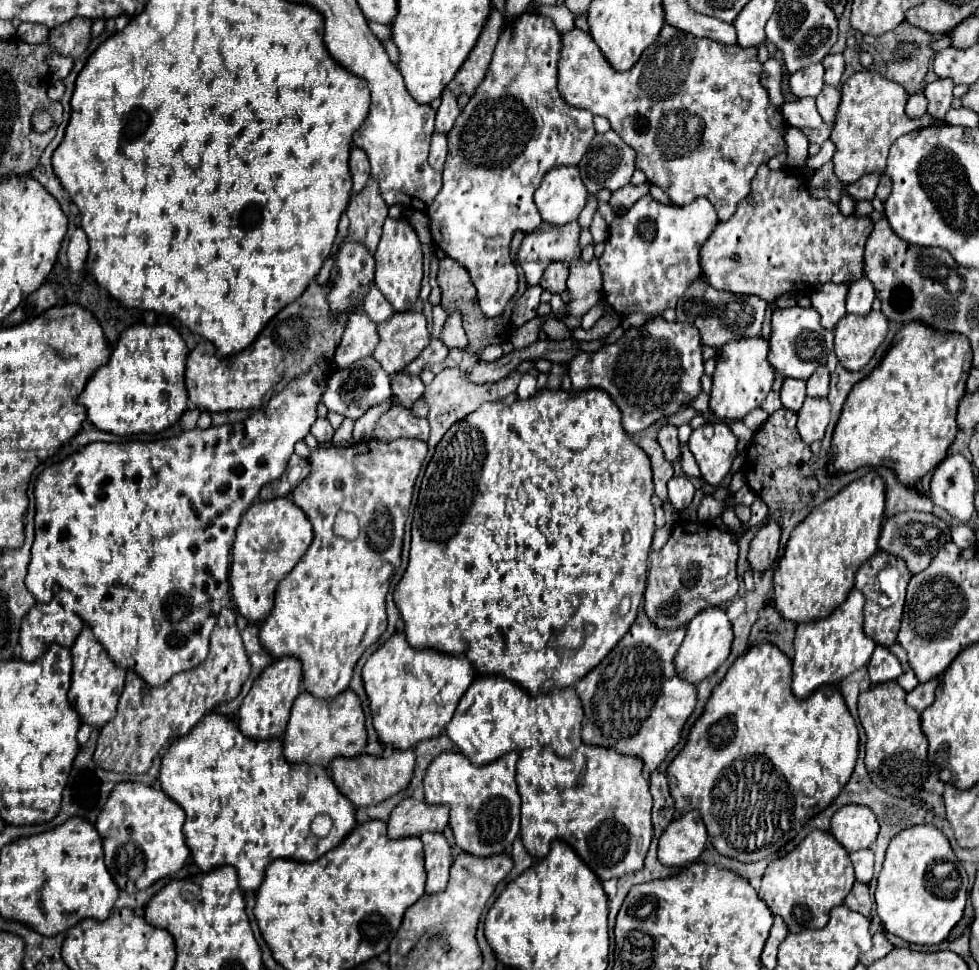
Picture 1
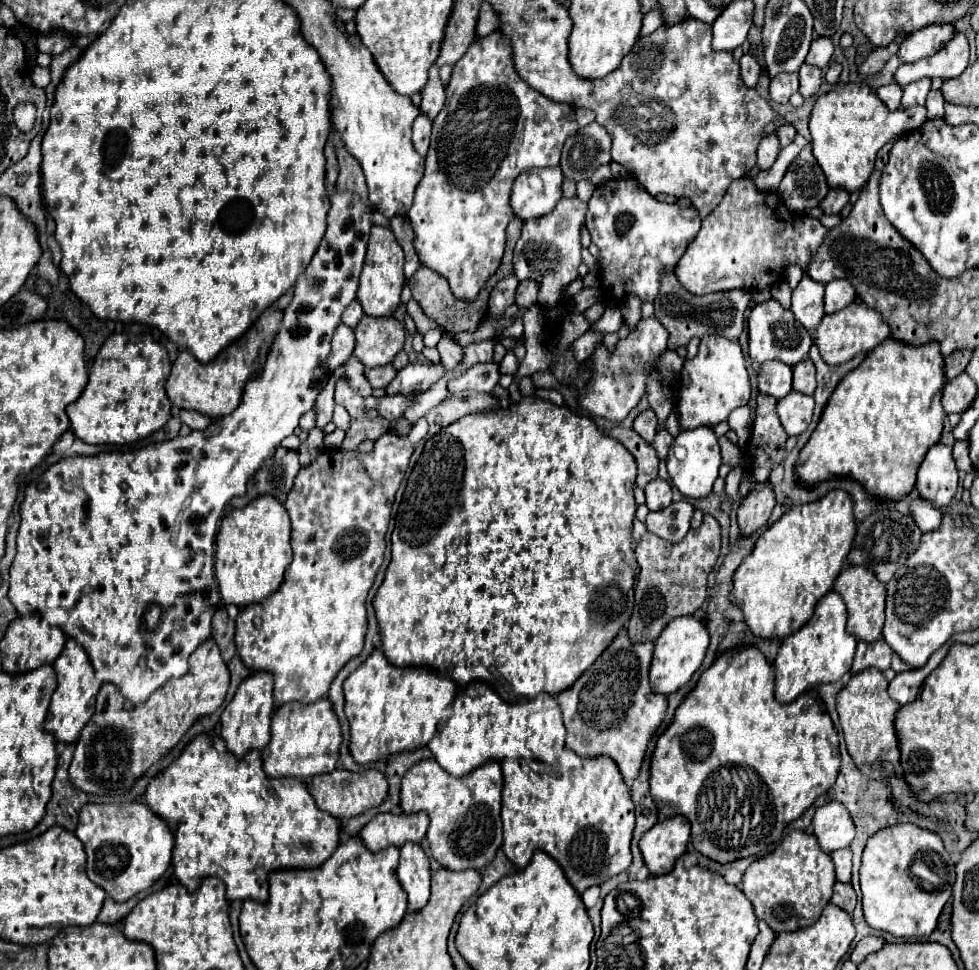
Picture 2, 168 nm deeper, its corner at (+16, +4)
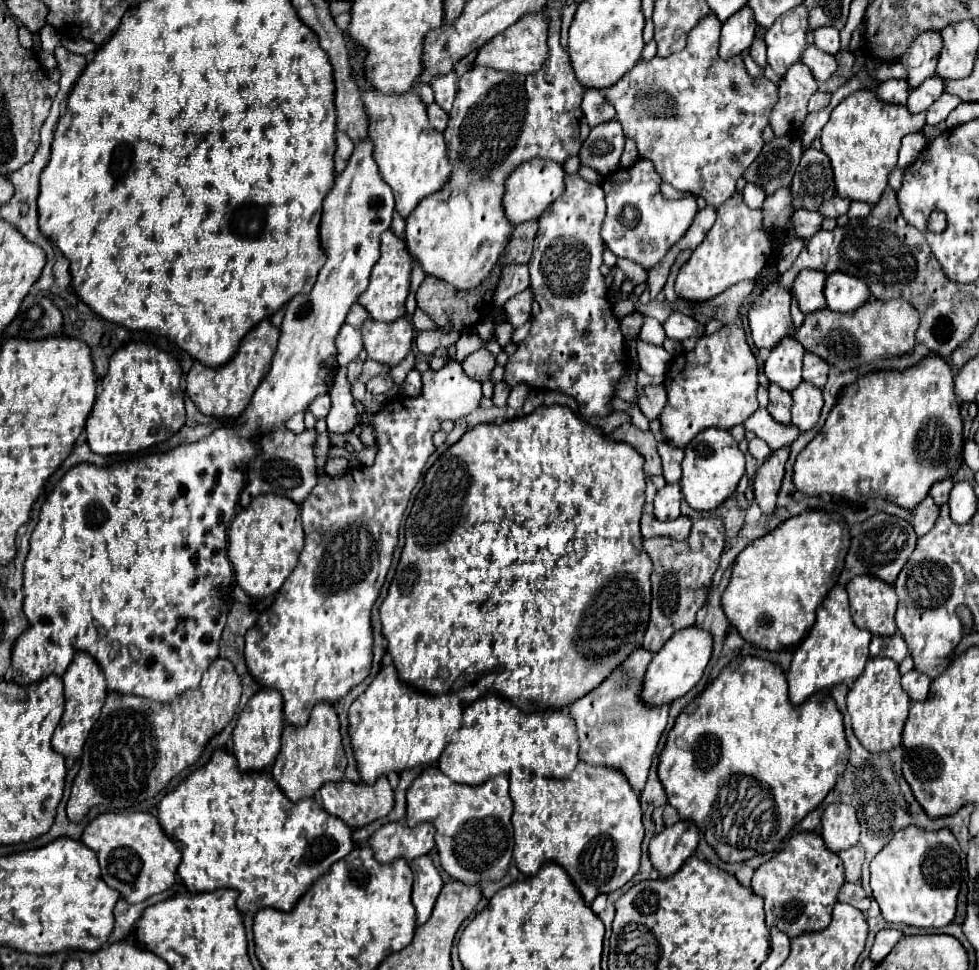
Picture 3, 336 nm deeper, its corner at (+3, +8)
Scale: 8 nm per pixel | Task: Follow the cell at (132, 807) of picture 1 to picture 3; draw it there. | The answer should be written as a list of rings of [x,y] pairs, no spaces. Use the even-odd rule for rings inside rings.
[[[105,813],[93,819],[81,837],[81,843],[87,845],[91,851],[95,851],[97,861],[101,865],[101,879],[115,891],[121,893],[121,897],[129,903],[141,903],[147,897],[155,893],[163,893],[175,883],[175,873],[181,863],[181,851],[177,845],[163,833],[157,817],[151,813]]]

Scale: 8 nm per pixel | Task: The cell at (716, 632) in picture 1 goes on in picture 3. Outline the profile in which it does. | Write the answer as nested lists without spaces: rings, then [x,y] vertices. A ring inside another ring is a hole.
[[[689,627],[677,631],[651,659],[649,669],[645,671],[645,681],[641,687],[641,697],[643,703],[649,707],[661,707],[669,705],[675,699],[683,697],[687,691],[691,691],[697,681],[701,679],[709,657],[711,657],[711,647],[713,647],[713,637],[705,633],[699,627]]]

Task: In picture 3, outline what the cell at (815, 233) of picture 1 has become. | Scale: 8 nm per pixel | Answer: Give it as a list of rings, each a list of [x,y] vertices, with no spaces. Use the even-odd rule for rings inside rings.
[[[735,193],[717,209],[715,225],[705,235],[703,243],[691,253],[685,265],[681,265],[675,279],[675,293],[687,301],[707,301],[741,281],[753,281],[773,255],[771,235],[763,229],[761,211],[753,211],[743,203],[743,197]]]

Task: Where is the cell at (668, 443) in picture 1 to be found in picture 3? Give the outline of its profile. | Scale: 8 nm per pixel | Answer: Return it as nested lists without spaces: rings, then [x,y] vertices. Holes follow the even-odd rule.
[[[649,385],[639,391],[639,409],[647,419],[657,419],[667,405],[667,393],[663,385]]]

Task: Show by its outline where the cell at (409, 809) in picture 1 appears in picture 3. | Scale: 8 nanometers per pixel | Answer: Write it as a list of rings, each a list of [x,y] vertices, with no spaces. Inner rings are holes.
[[[387,823],[369,839],[369,847],[375,851],[375,859],[381,865],[389,865],[395,859],[413,861],[435,847],[433,835],[435,827],[431,823],[419,823],[417,827]]]

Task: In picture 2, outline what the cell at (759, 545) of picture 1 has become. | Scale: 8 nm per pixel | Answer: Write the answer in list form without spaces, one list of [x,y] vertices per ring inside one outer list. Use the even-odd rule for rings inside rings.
[[[770,483],[758,491],[750,491],[748,497],[742,499],[740,509],[738,509],[740,537],[750,537],[758,529],[762,529],[768,523],[768,517],[774,505],[776,505],[776,497]]]

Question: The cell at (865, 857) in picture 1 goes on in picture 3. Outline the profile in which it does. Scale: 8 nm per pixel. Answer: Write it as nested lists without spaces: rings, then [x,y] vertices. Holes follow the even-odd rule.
[[[855,845],[851,849],[845,849],[839,853],[839,859],[845,865],[845,881],[859,883],[861,881],[861,865],[863,865],[863,853],[861,847]]]

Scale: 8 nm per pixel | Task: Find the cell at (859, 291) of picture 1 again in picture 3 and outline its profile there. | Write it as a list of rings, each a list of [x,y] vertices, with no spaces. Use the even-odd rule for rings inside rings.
[[[829,273],[825,279],[827,309],[837,313],[849,313],[859,309],[869,299],[869,287],[847,273]]]

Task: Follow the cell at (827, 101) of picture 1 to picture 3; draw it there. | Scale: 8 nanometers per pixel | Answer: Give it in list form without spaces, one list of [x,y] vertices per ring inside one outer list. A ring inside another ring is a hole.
[[[809,45],[809,49],[805,49],[805,55],[801,57],[801,61],[813,71],[817,81],[827,81],[837,69],[835,55],[821,53],[821,49],[817,49],[815,45]]]

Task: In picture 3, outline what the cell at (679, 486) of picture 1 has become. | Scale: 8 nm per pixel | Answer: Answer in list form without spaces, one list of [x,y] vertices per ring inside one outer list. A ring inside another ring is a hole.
[[[667,483],[663,489],[657,491],[655,495],[655,519],[659,521],[673,521],[677,519],[679,513],[679,505],[681,505],[681,487],[679,485],[671,485]]]

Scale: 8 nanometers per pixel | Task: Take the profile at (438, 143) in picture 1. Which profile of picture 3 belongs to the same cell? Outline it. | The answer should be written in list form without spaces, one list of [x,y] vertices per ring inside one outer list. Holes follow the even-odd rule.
[[[429,105],[427,107],[427,115],[429,115],[429,123],[437,129],[437,131],[445,131],[445,127],[447,127],[447,113],[439,107],[439,105]]]

